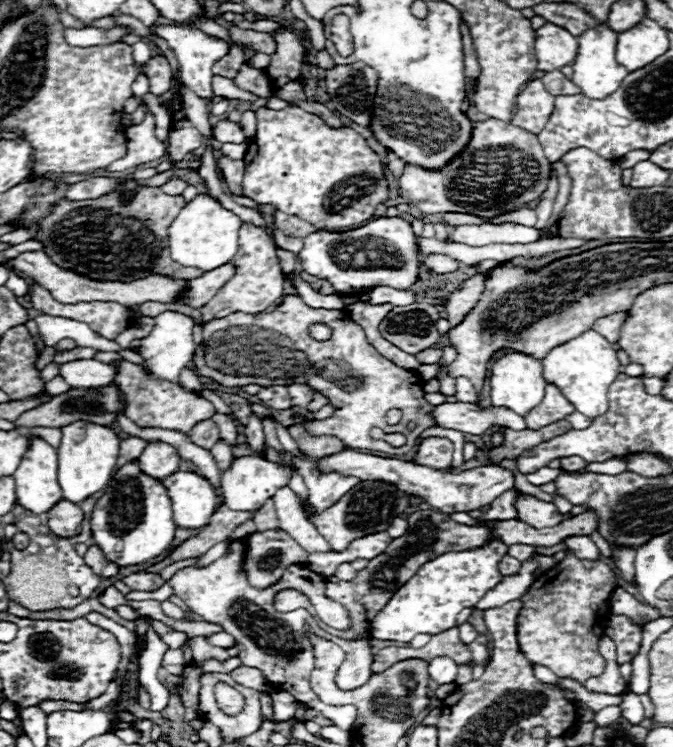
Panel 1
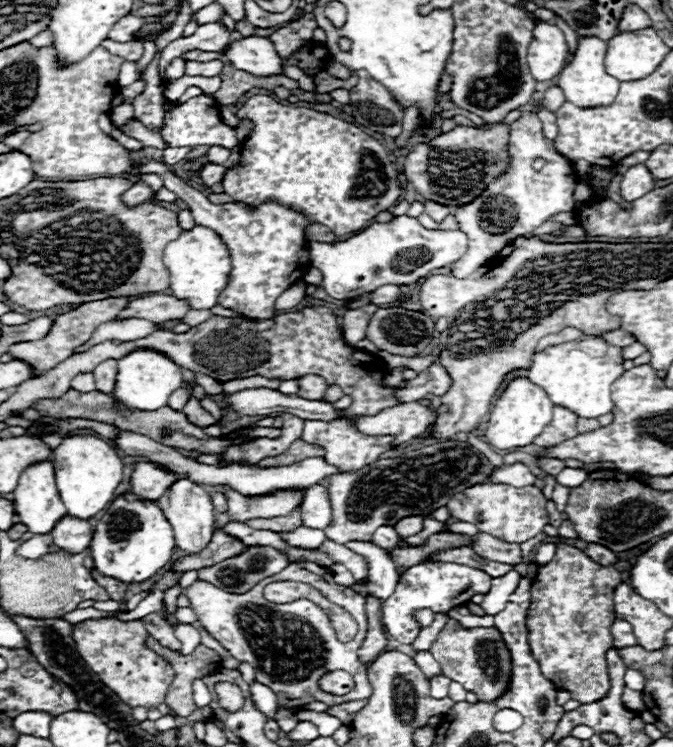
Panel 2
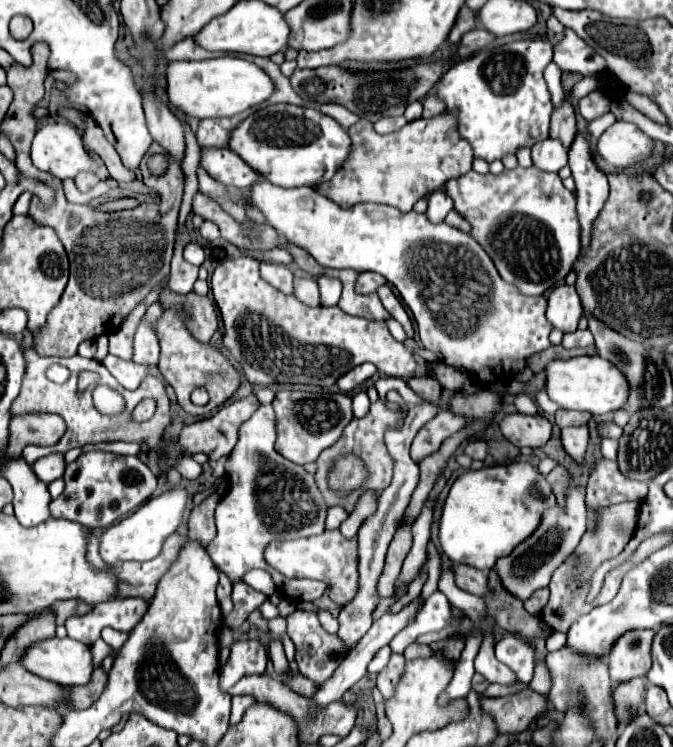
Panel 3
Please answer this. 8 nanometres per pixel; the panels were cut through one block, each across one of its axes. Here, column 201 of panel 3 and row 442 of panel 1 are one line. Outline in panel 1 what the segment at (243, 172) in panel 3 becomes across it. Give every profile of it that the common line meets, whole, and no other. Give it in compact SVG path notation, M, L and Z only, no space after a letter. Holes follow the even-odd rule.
M150 442L144 448L142 456L138 458L138 466L144 474L148 474L156 480L164 480L166 476L178 472L180 456L178 456L176 448L166 442Z

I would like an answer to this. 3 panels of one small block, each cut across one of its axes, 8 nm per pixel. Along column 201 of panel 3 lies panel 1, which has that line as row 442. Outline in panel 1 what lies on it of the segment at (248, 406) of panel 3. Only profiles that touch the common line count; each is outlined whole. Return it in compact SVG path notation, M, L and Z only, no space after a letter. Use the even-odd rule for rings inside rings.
M424 438L418 446L414 462L434 470L448 470L452 462L452 442L448 438Z

